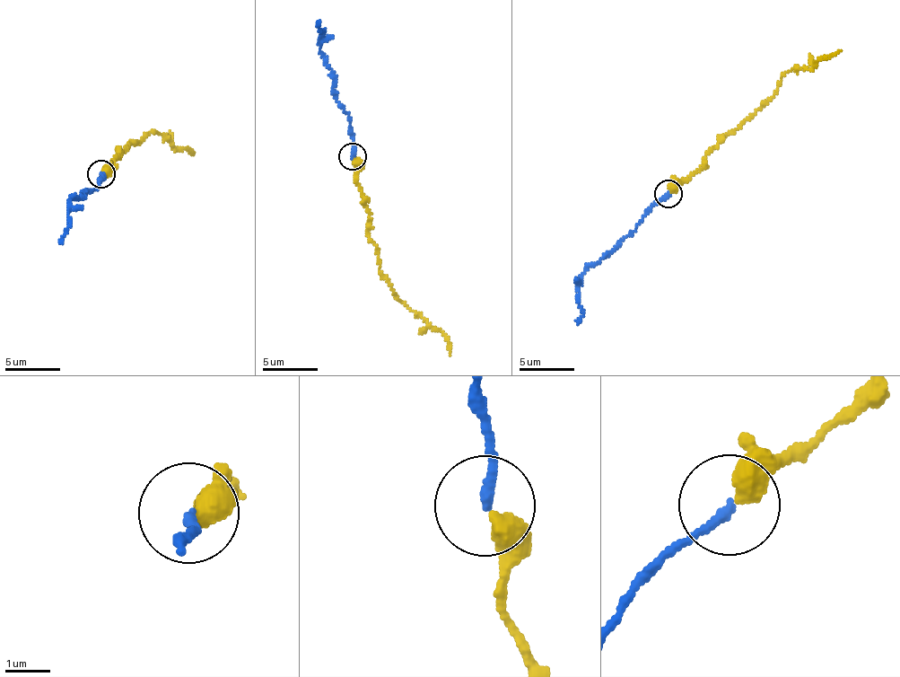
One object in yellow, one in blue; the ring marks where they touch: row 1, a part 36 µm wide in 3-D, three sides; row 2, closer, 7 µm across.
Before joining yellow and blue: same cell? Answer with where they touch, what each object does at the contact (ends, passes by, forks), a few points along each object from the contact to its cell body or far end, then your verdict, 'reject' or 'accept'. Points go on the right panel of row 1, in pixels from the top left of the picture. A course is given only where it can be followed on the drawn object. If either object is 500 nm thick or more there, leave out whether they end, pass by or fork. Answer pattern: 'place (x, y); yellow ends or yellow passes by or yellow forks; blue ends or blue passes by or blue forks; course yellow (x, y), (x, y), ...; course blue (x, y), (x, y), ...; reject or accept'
place (668, 193); yellow ends; blue ends; course yellow (670, 192), (687, 180), (712, 148), (774, 94), (782, 76), (841, 50); course blue (668, 193), (620, 242), (581, 276), (577, 324); accept

